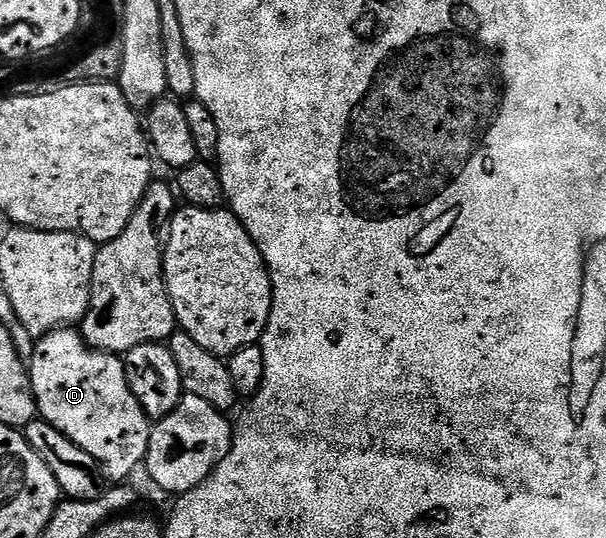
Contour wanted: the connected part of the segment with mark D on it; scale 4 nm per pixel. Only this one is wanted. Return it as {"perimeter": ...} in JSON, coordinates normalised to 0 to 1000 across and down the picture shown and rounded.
{"perimeter":[[[119,608],[84,612],[59,634],[50,669],[46,695],[53,706],[53,725],[59,736],[59,758],[76,786],[87,790],[109,816],[129,823],[149,853],[165,864],[173,888],[185,898],[205,898],[224,870],[239,862],[252,784],[234,764],[215,712],[208,704],[205,673],[190,656],[172,656],[152,649],[139,636],[137,617]]]}

